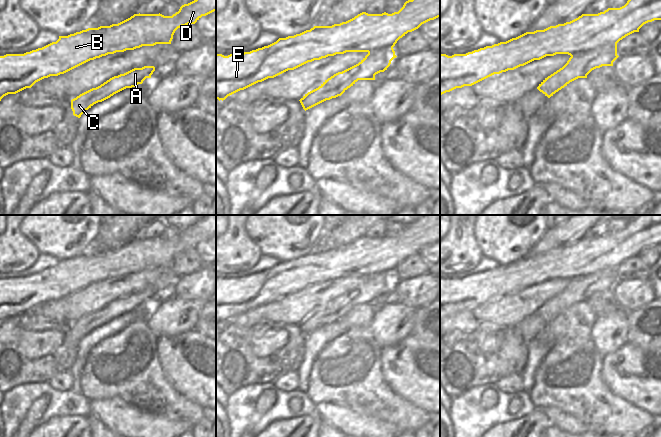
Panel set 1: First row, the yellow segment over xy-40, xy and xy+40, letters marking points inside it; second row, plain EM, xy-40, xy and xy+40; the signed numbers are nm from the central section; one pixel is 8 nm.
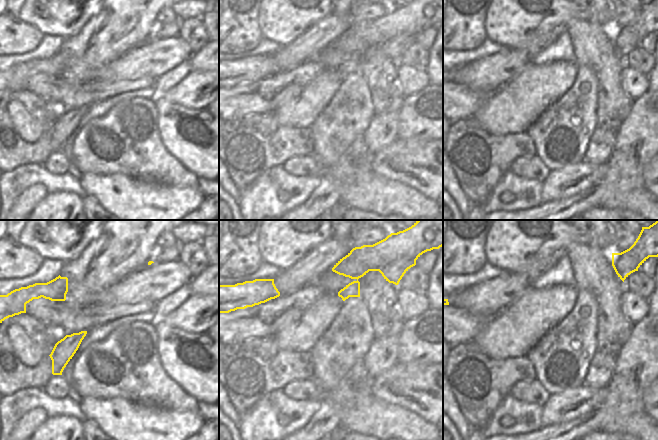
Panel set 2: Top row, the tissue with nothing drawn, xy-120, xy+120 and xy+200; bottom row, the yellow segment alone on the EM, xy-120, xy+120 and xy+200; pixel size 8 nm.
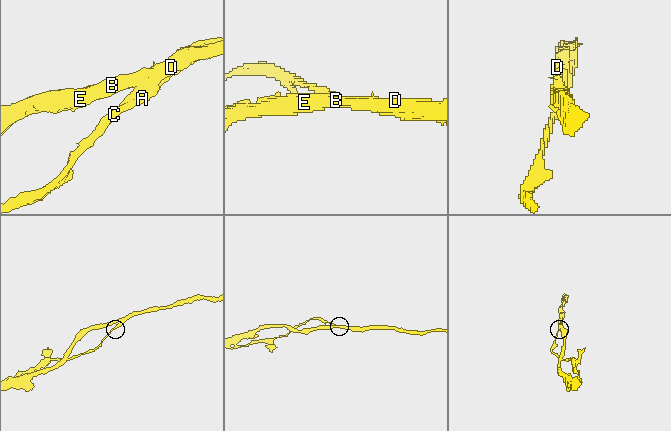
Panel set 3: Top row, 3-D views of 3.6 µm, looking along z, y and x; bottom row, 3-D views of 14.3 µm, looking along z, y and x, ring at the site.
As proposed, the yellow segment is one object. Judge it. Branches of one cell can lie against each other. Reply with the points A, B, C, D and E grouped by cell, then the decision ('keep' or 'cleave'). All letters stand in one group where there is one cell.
A C / B D E | cleave

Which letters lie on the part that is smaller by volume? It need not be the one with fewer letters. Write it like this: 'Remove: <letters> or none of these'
Remove: A, C

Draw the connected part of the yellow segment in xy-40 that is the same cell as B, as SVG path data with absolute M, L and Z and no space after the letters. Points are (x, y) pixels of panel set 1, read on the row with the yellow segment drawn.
M194 0L182 5L179 11L172 16L164 16L160 13L134 14L118 24L88 28L68 36L59 36L56 42L24 54L0 56L0 101L8 94L16 94L26 88L31 88L44 78L64 74L90 60L142 46L171 44L178 28L195 24L202 16L214 11L216 11L216 0Z

